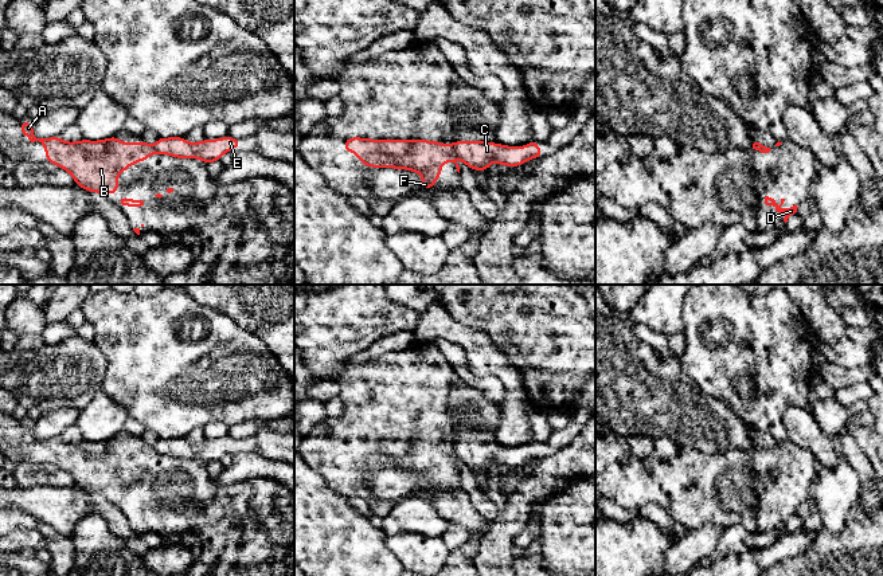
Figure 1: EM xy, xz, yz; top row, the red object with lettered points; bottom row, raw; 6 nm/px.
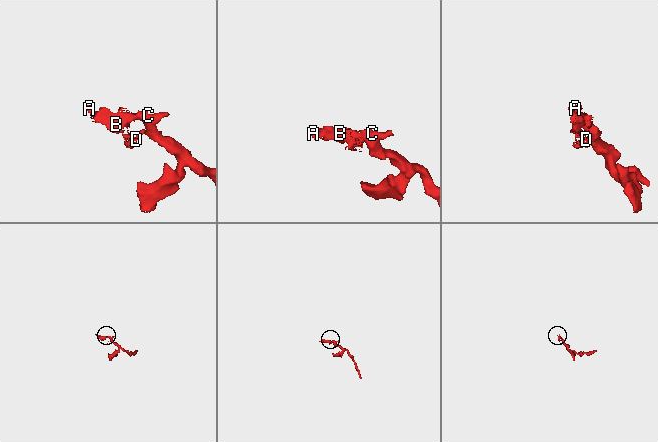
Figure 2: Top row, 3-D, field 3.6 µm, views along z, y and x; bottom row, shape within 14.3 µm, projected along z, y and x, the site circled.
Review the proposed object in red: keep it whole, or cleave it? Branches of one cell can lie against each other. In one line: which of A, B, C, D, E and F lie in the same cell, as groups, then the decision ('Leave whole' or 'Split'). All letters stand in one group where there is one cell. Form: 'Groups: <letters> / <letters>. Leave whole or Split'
Groups: A B D F / C E. Split

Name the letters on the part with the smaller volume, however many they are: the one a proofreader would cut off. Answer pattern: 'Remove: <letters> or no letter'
Remove: A, B, D, F

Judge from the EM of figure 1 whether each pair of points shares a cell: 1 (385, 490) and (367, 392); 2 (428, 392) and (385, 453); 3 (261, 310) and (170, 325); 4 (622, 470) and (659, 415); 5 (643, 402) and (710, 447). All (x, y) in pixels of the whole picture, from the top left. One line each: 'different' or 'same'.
1: same
2: same
3: different
4: different
5: same

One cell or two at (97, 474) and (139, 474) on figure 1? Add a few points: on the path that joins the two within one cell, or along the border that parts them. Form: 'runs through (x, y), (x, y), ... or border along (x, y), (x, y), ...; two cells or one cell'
runs through (108, 474), (128, 474); one cell

